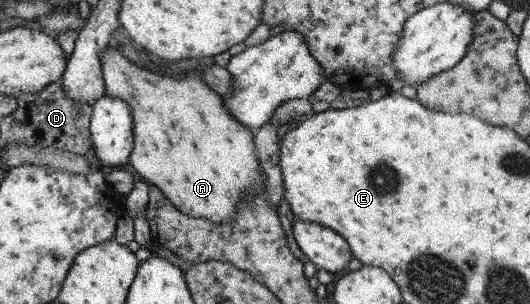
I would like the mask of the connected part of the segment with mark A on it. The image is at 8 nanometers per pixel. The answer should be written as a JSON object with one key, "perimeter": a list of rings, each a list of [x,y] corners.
{"perimeter":[[[111,44],[100,56],[105,94],[124,100],[132,112],[134,144],[128,168],[136,177],[156,186],[180,213],[217,224],[232,222],[236,218],[236,206],[244,196],[256,196],[260,190],[265,190],[268,178],[260,166],[260,158],[255,156],[255,133],[234,120],[222,98],[206,86],[202,66],[188,70],[182,78],[172,78],[158,75],[158,70],[138,66]]]}

